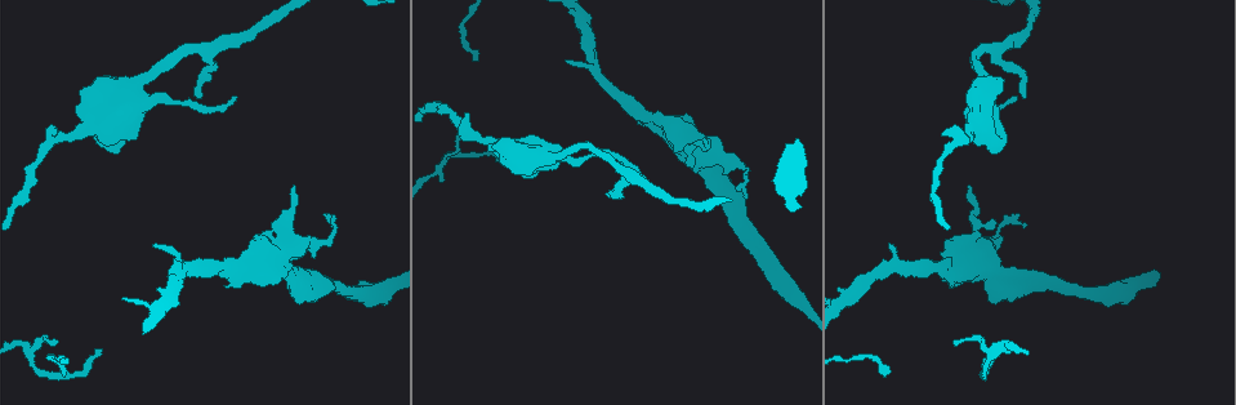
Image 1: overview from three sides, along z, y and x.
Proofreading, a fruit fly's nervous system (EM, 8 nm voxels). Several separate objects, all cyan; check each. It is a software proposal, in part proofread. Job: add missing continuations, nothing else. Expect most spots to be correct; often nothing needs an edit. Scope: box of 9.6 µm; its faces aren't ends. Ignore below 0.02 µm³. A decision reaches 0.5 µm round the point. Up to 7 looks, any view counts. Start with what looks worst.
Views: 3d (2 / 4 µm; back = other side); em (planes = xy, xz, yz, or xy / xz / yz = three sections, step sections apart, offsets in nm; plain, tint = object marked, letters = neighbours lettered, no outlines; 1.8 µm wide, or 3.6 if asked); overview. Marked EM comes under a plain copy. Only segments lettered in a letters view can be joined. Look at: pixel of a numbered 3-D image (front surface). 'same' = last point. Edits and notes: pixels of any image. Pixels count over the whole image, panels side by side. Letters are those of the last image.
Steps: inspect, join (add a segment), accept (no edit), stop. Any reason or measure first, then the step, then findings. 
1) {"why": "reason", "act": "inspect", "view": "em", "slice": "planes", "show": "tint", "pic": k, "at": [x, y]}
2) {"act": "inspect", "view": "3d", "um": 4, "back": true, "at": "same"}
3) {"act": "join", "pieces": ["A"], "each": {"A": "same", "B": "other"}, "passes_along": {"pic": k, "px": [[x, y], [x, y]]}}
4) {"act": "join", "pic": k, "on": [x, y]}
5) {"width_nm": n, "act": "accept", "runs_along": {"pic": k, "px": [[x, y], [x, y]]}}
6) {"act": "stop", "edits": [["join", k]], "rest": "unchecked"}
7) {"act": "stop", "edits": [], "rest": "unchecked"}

{"why": "free end", "act": "inspect", "view": "em", "slice": "planes", "show": "tint", "pic": 1, "at": [609, 195]}

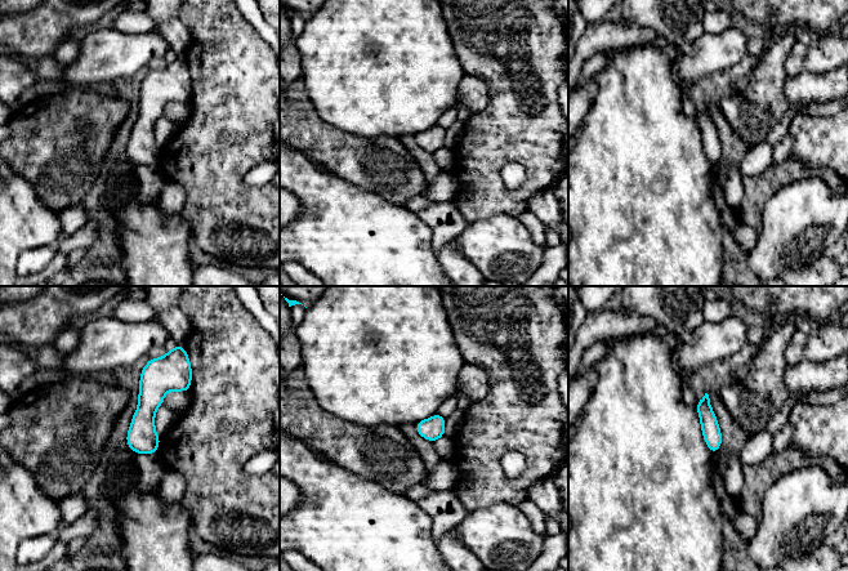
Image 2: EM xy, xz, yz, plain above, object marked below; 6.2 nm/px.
{"act": "inspect", "view": "em", "slice": "planes", "show": "letters", "at": "same"}

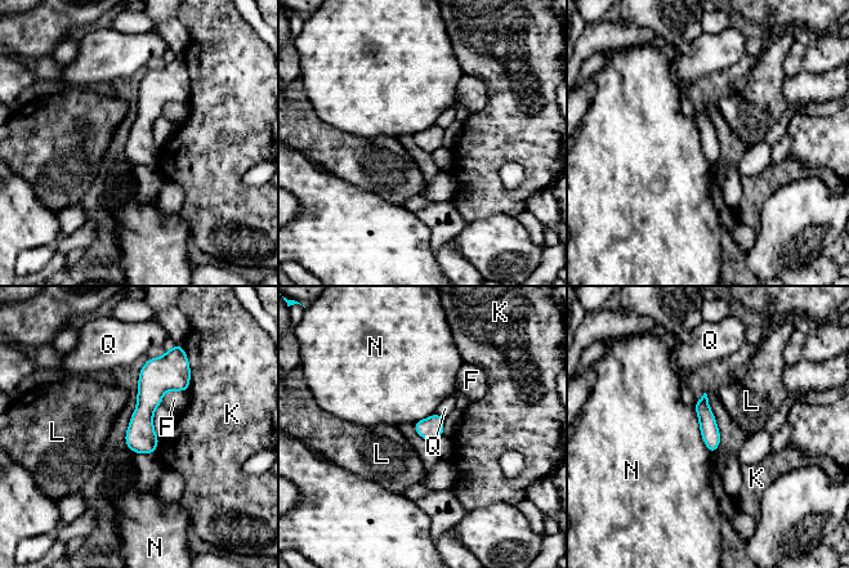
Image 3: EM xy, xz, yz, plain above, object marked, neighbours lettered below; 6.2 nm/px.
{"act": "accept", "each": {"F": "other", "K": "other", "L": "other", "N": "other", "Q": "other"}, "border": {"pic": 3, "px": [[693, 406], [701, 438], [711, 452]]}, "found": "no lettered segment goes on from it"}

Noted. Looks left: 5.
{"why": "branch stops here", "act": "inspect", "view": "em", "slice": "planes", "show": "letters", "pic": 1, "at": [78, 111]}

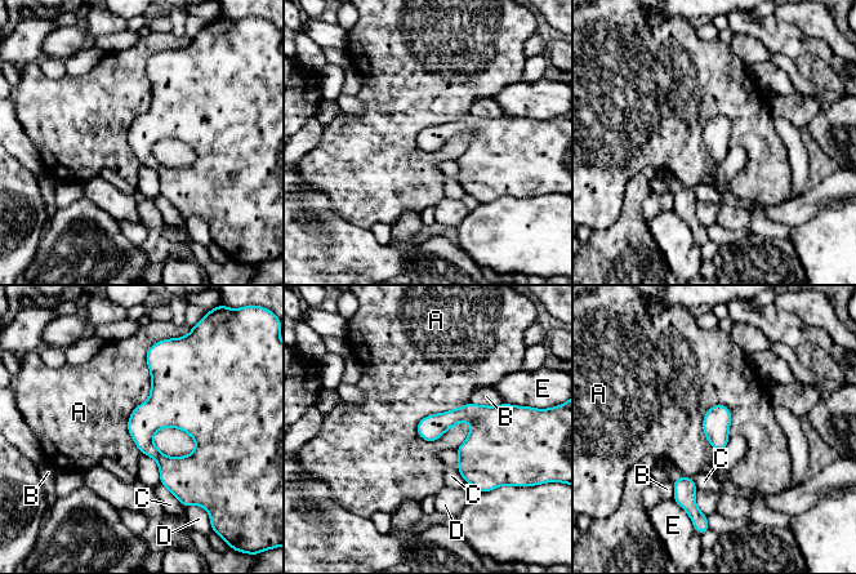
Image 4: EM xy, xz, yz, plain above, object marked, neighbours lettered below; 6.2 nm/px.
{"longest_contact_nm": ["A", 380], "act": "accept", "each": {"A": "other", "B": "other", "C": "other", "D": "other", "E": "other"}, "found": "none of them fits"}

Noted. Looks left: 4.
{"why": "sharp bend", "act": "inspect", "view": "em", "slice": "planes", "show": "tint", "pic": 1, "at": [999, 344]}

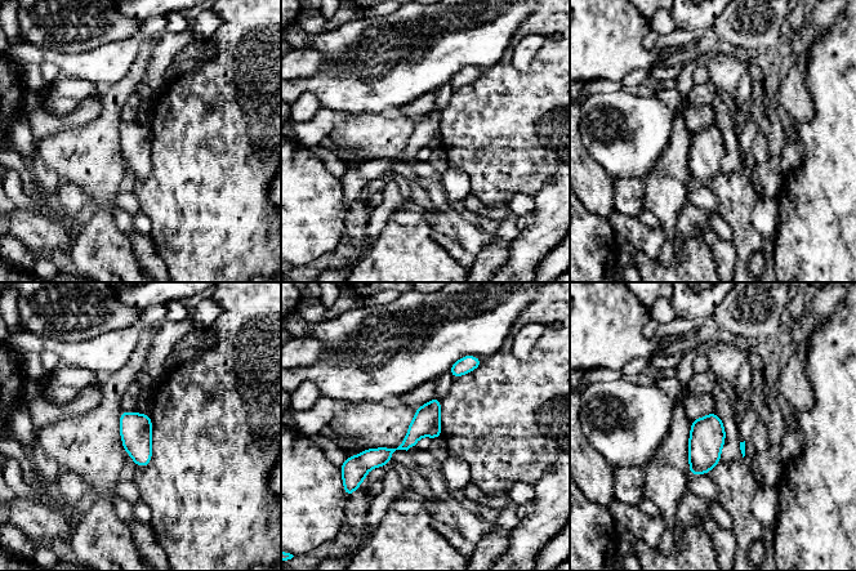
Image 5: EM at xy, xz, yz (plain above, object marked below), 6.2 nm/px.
{"why": "see the neighbours", "act": "inspect", "view": "em", "slice": "planes", "show": "letters", "at": "same"}

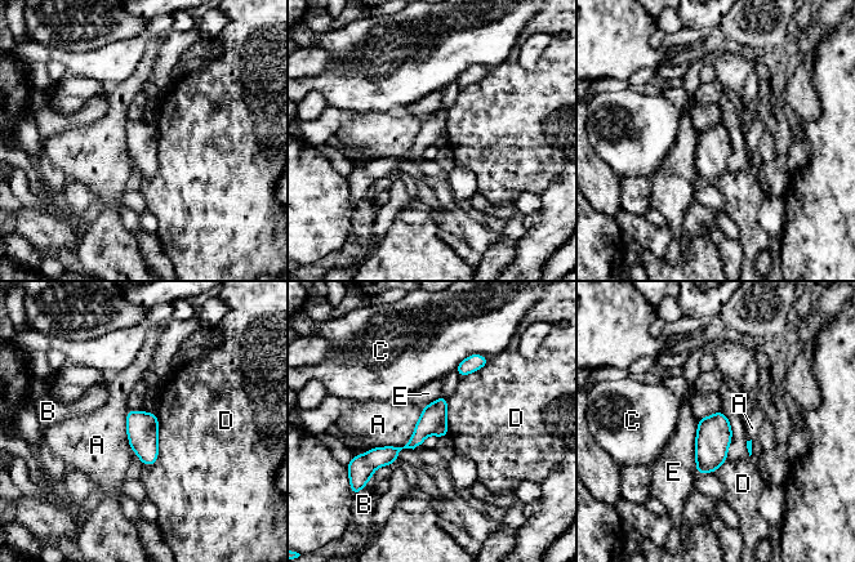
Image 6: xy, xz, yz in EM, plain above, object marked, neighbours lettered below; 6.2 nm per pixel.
{"width_nm": 170, "act": "accept", "each": {"A": "other", "B": "other", "C": "other", "D": "other", "E": "other"}, "border": {"pic": 6, "px": [[155, 413], [157, 459], [143, 465]]}, "found": "none of them fits"}

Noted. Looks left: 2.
{"act": "stop", "edits": [], "rest": "unchecked"}

